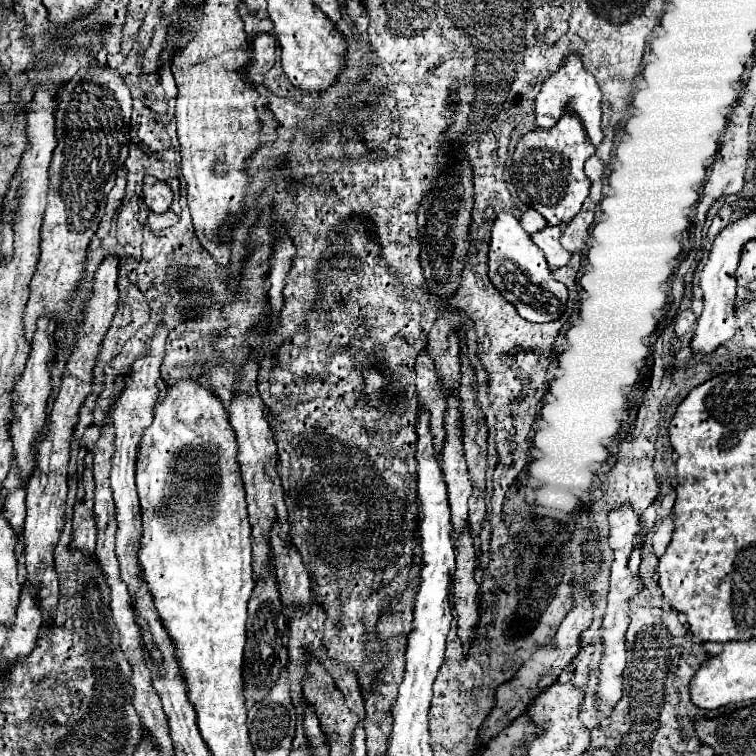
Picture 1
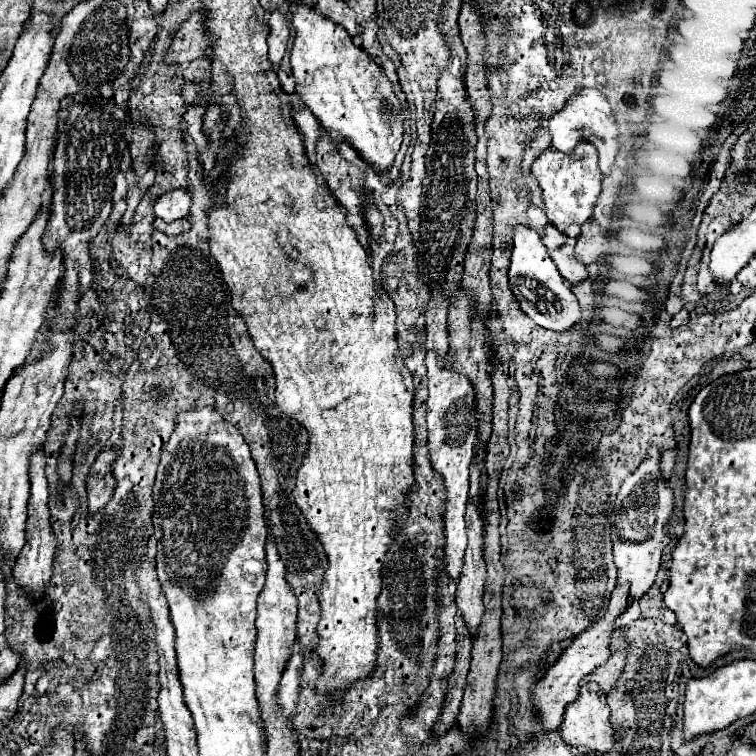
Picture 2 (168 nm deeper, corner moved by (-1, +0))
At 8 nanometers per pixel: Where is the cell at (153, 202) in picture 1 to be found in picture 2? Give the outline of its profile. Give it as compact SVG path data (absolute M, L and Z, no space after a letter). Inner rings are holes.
M176 189L176 191L164 193L162 197L156 199L154 211L156 211L156 217L170 223L170 221L188 217L190 215L190 205L192 205L192 197L188 195L188 191Z

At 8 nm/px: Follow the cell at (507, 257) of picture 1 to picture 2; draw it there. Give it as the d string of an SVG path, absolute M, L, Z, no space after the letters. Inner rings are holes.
M518 225L514 229L514 249L512 249L508 279L510 279L510 287L516 295L522 311L532 321L536 321L536 325L560 333L560 331L568 331L576 323L580 323L578 301L576 301L574 293L570 291L570 287L566 285L566 281L562 279L562 275L558 273L554 261L550 259L548 251L546 251L546 245L542 243L540 235L534 229L528 229L524 225Z

